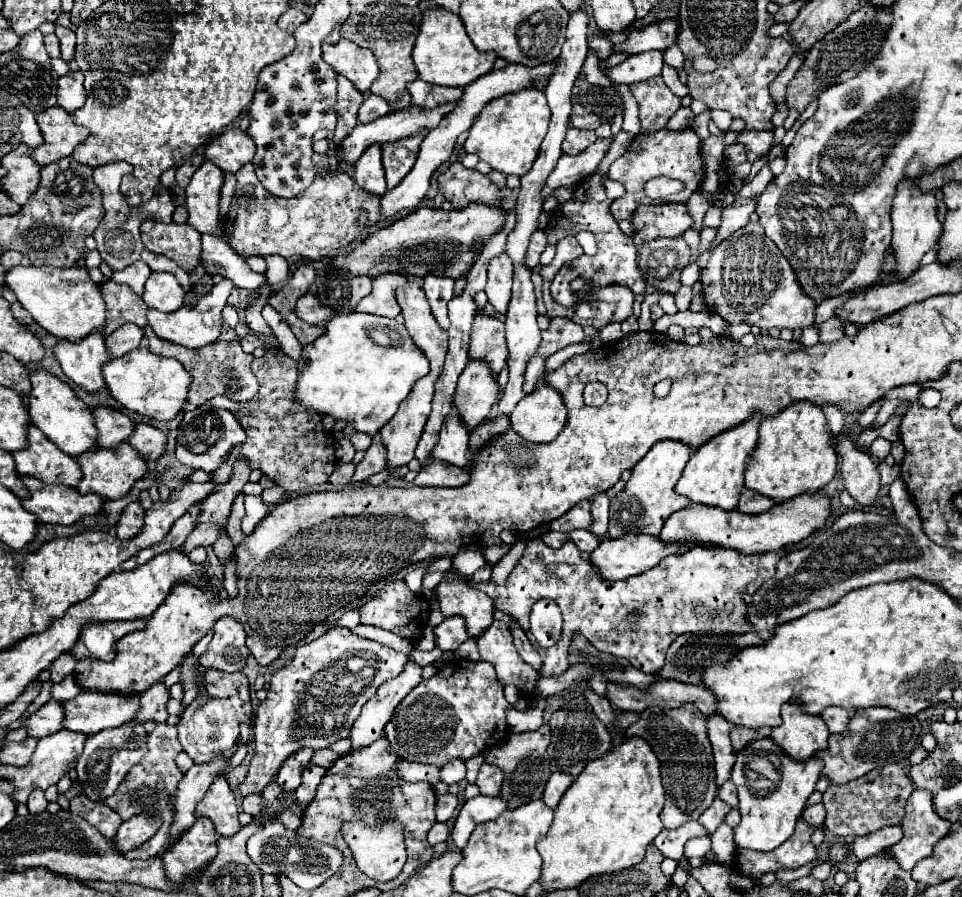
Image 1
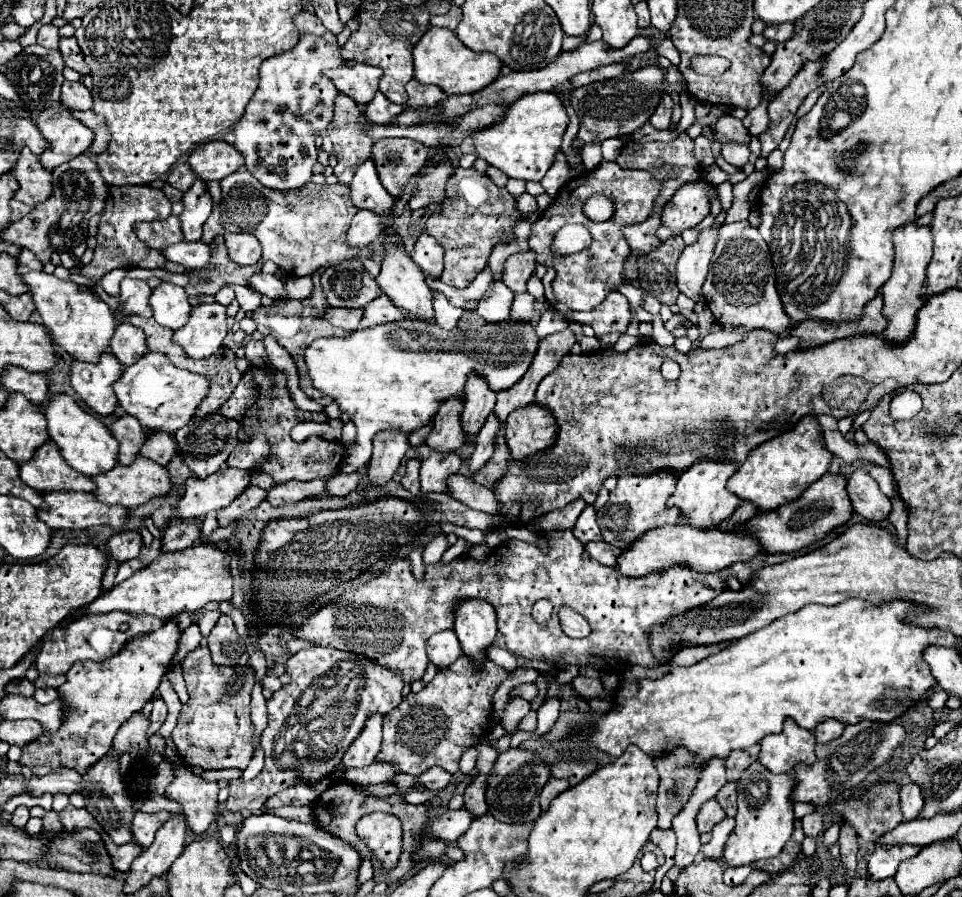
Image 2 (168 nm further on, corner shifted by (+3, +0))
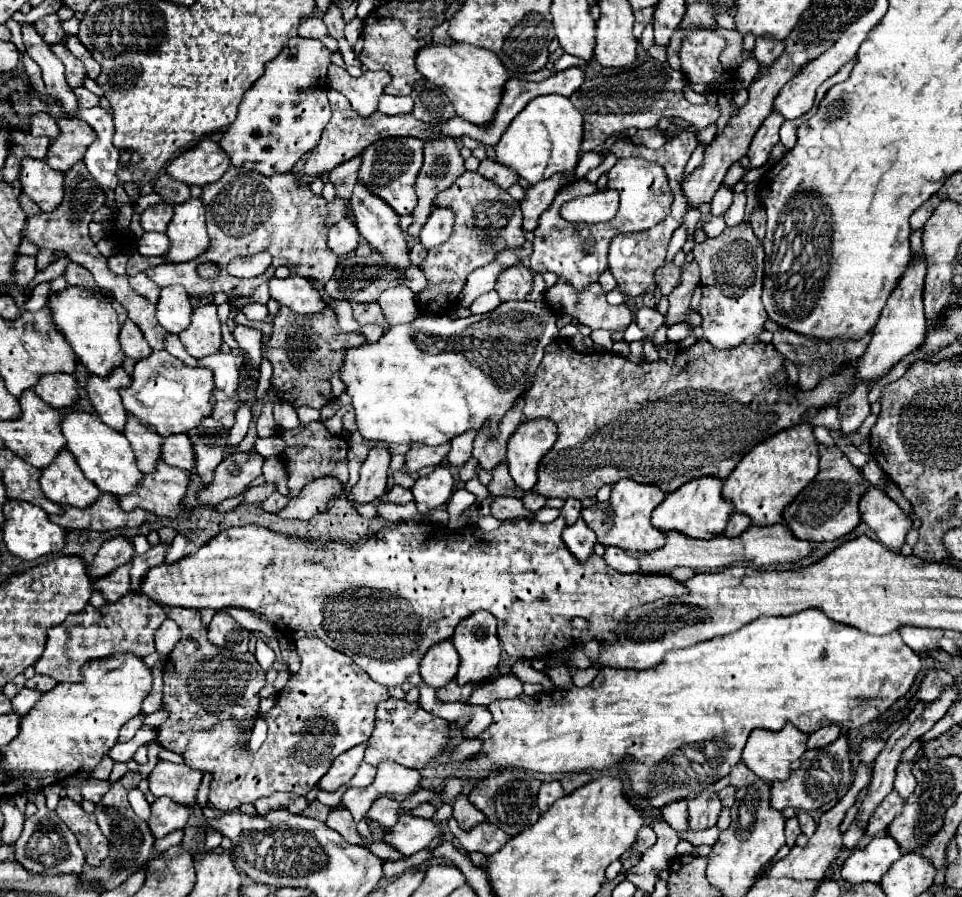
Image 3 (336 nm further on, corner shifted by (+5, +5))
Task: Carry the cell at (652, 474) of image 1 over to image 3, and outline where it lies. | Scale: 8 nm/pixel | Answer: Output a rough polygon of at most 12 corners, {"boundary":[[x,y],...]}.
{"boundary":[[622,479],[584,509],[598,543],[638,553],[666,539],[650,513],[666,495]]}

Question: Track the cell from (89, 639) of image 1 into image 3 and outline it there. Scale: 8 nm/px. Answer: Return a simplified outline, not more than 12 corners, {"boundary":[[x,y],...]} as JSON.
{"boundary":[[138,593],[50,627],[34,669],[60,683],[116,653],[154,653],[166,613]]}

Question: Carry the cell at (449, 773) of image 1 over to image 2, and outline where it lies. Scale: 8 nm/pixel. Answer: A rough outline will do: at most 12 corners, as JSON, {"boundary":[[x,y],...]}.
{"boundary":[[430,768],[416,778],[424,790],[442,790],[450,782],[450,774]]}

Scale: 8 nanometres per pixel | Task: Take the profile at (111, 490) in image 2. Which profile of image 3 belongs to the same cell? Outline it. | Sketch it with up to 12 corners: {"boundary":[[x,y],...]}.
{"boundary":[[158,461],[134,493],[118,497],[124,511],[162,517],[182,509],[188,473]]}

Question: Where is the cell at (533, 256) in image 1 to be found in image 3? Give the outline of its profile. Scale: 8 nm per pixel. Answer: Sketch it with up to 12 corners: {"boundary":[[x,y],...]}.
{"boundary":[[522,263],[496,279],[502,301],[524,299],[532,289],[532,271]]}

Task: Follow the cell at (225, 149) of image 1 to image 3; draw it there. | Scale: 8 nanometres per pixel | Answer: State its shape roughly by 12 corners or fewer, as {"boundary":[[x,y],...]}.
{"boundary":[[212,139],[178,155],[166,173],[188,185],[218,181],[230,157]]}

